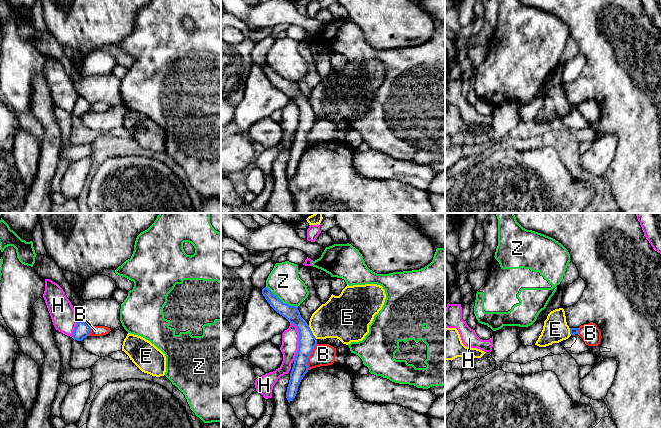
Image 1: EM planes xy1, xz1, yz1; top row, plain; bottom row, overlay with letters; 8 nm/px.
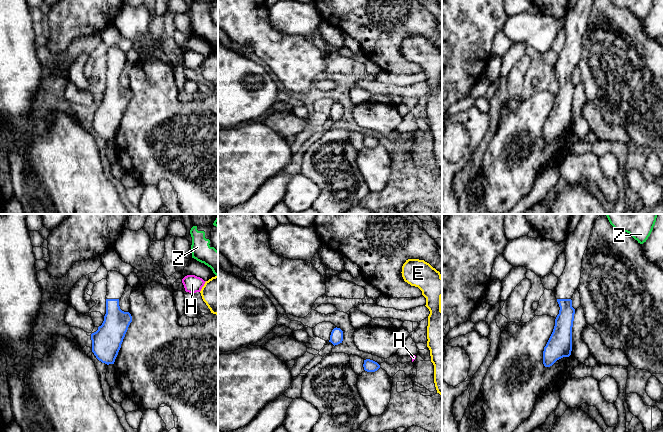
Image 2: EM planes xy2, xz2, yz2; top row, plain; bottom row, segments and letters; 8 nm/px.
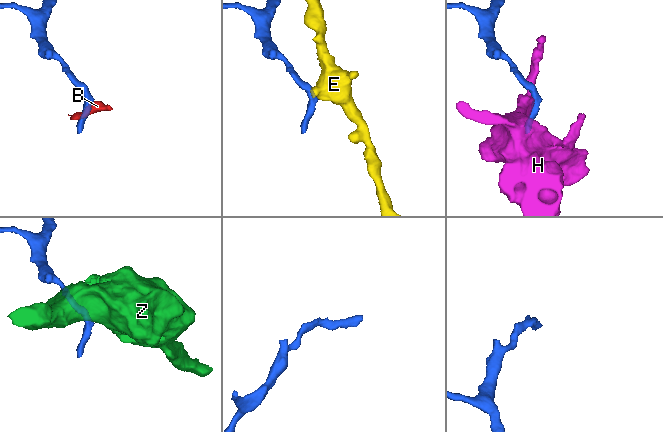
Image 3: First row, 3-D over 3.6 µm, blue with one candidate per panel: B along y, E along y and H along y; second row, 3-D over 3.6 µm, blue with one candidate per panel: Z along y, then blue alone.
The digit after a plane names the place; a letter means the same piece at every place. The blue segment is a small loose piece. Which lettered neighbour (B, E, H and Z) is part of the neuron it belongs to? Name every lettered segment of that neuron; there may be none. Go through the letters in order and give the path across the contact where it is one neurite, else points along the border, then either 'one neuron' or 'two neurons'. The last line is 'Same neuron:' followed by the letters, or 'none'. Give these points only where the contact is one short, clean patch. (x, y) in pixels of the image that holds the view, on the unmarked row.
B: along xz1 (317, 120), (308, 134), (307, 145) | two neurons
E: along xz1 (308, 101), (316, 115) | two neurons
H: two neurons
Z: two neurons
Same neuron: none

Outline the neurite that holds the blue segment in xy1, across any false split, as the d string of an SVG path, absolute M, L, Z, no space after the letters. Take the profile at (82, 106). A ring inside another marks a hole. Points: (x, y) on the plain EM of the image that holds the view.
M78 96L74 105L72 114L77 117L82 117L84 114L89 112L91 103L85 98Z

